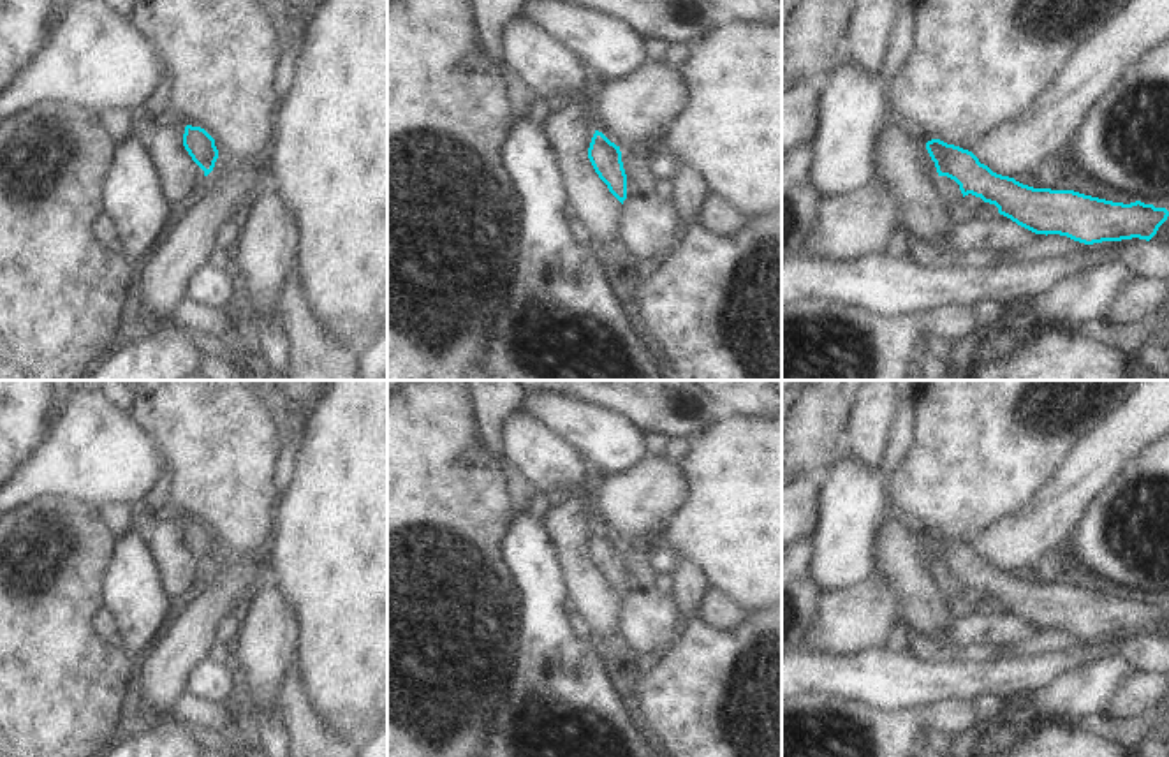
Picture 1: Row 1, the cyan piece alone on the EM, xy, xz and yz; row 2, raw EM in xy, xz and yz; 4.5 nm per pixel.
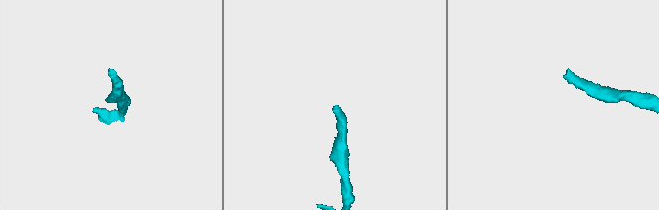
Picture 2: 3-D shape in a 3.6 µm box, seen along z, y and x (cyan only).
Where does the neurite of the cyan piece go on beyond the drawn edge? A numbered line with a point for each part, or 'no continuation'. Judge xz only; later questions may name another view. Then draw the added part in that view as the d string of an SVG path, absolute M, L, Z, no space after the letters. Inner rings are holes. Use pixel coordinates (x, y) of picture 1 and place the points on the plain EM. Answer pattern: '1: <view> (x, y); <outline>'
no continuation

